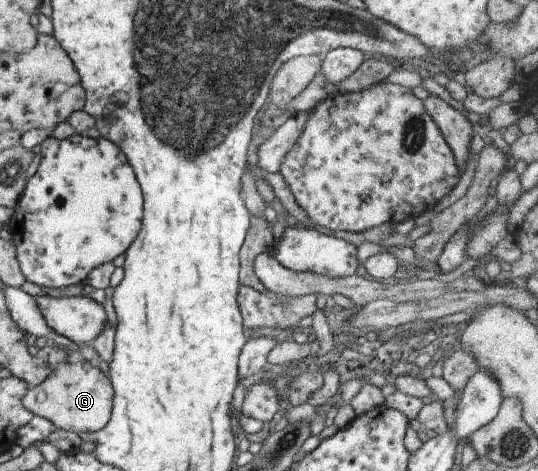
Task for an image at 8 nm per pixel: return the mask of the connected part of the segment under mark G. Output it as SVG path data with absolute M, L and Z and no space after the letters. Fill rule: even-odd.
M77 357L50 371L50 377L46 377L46 381L42 381L40 385L28 388L26 395L22 397L22 405L32 416L46 419L56 429L78 435L80 432L100 431L108 424L112 395L109 378L98 367L92 367L90 363Z

